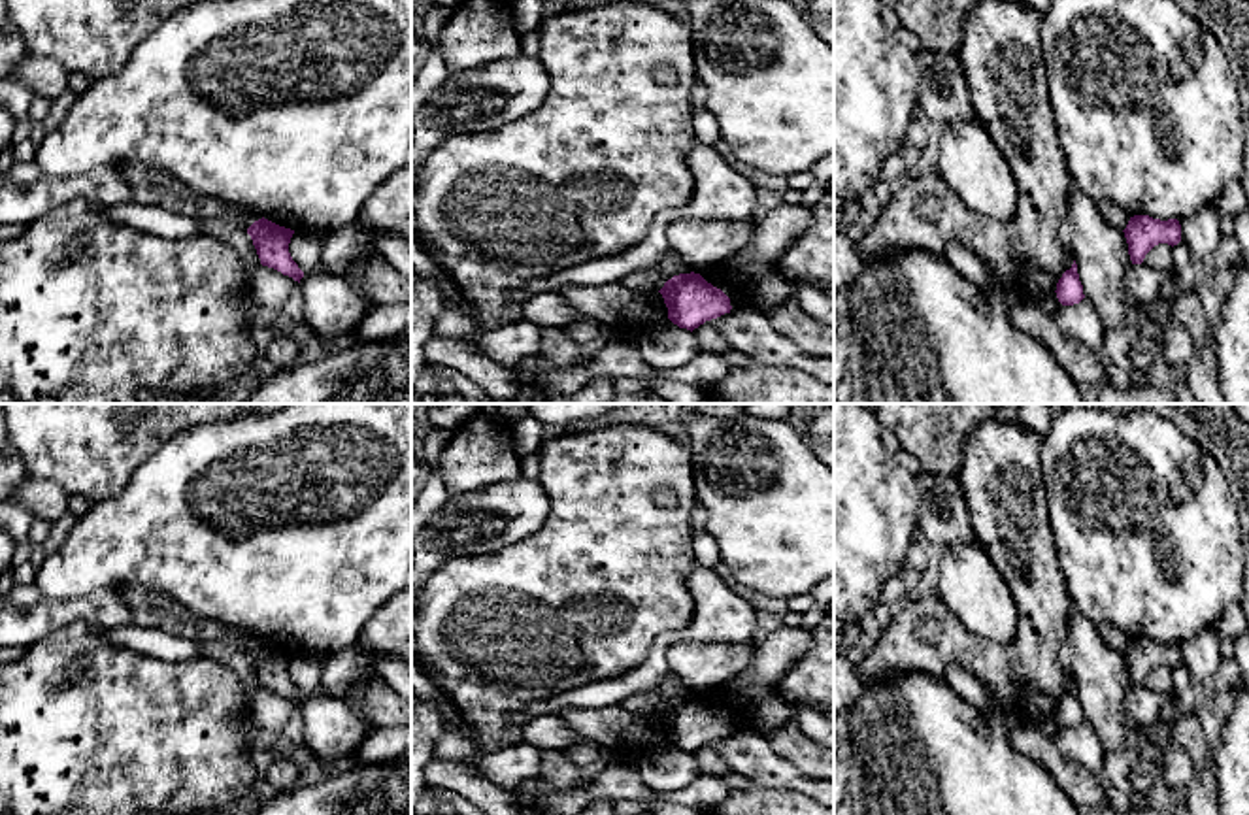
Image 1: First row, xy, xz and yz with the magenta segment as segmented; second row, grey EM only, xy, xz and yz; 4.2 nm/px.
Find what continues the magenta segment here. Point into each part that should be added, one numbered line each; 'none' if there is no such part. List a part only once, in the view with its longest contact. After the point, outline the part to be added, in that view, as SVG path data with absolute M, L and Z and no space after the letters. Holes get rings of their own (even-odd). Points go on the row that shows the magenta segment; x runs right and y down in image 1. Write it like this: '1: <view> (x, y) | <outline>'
none

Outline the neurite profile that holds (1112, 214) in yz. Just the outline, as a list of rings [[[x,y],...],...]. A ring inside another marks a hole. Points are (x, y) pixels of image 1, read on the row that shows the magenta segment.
[[[1098,202],[1098,209],[1109,225],[1113,225],[1119,230],[1126,228],[1130,215],[1124,209],[1117,208],[1109,202]]]

